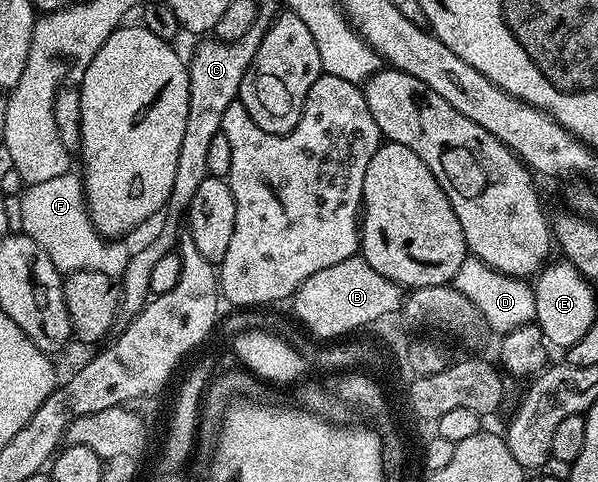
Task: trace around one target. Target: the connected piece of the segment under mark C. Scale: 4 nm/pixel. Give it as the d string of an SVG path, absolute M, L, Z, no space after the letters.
M260 19L240 40L227 43L217 39L206 39L202 46L188 57L190 71L190 106L188 107L188 123L184 123L184 139L180 142L180 159L176 159L176 179L172 179L172 191L164 206L166 226L147 243L143 249L135 248L130 254L128 267L120 278L120 309L123 314L133 315L146 307L151 300L150 284L152 283L152 267L156 267L159 259L164 259L176 245L180 230L178 220L187 216L192 195L196 195L200 183L210 176L208 171L208 150L212 138L222 131L224 111L233 101L238 100L238 88L244 79L244 71L252 63L256 51L266 32L267 22Z

